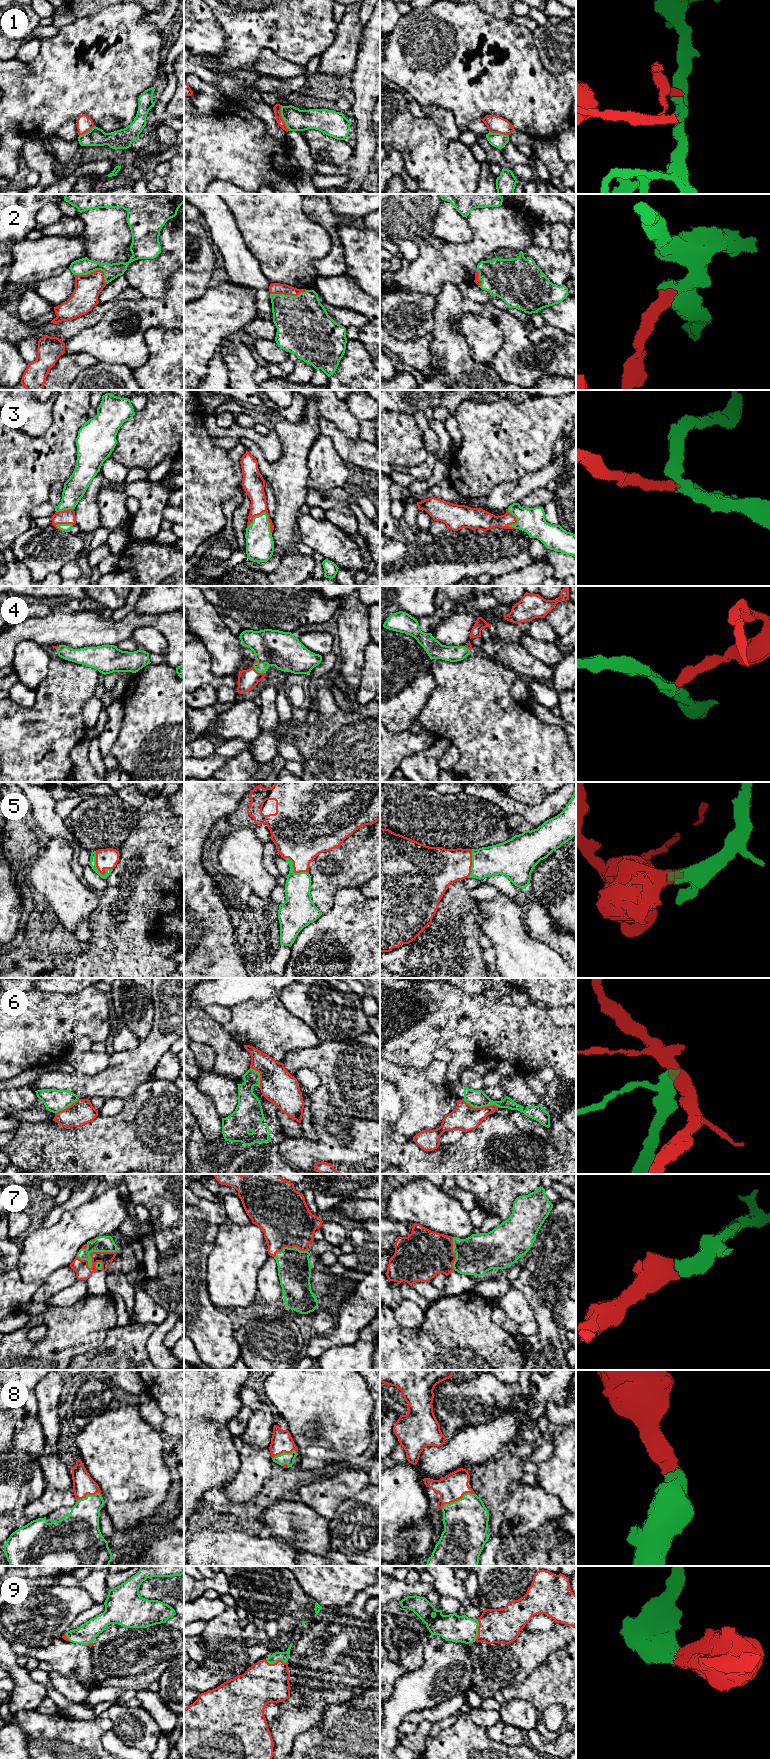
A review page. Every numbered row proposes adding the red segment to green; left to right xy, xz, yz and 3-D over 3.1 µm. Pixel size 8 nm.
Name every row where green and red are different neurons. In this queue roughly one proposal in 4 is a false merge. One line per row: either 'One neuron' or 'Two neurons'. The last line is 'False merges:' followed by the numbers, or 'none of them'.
1: Two neurons
2: One neuron
3: One neuron
4: One neuron
5: One neuron
6: Two neurons
7: One neuron
8: One neuron
9: One neuron
False merges: 1, 6

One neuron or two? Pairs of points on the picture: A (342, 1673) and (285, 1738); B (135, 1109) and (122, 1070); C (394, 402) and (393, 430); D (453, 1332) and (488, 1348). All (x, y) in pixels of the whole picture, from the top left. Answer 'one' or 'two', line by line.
A: one
B: two
C: two
D: one

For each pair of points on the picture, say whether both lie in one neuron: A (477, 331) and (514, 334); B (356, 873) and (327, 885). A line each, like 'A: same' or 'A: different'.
A: different
B: same

